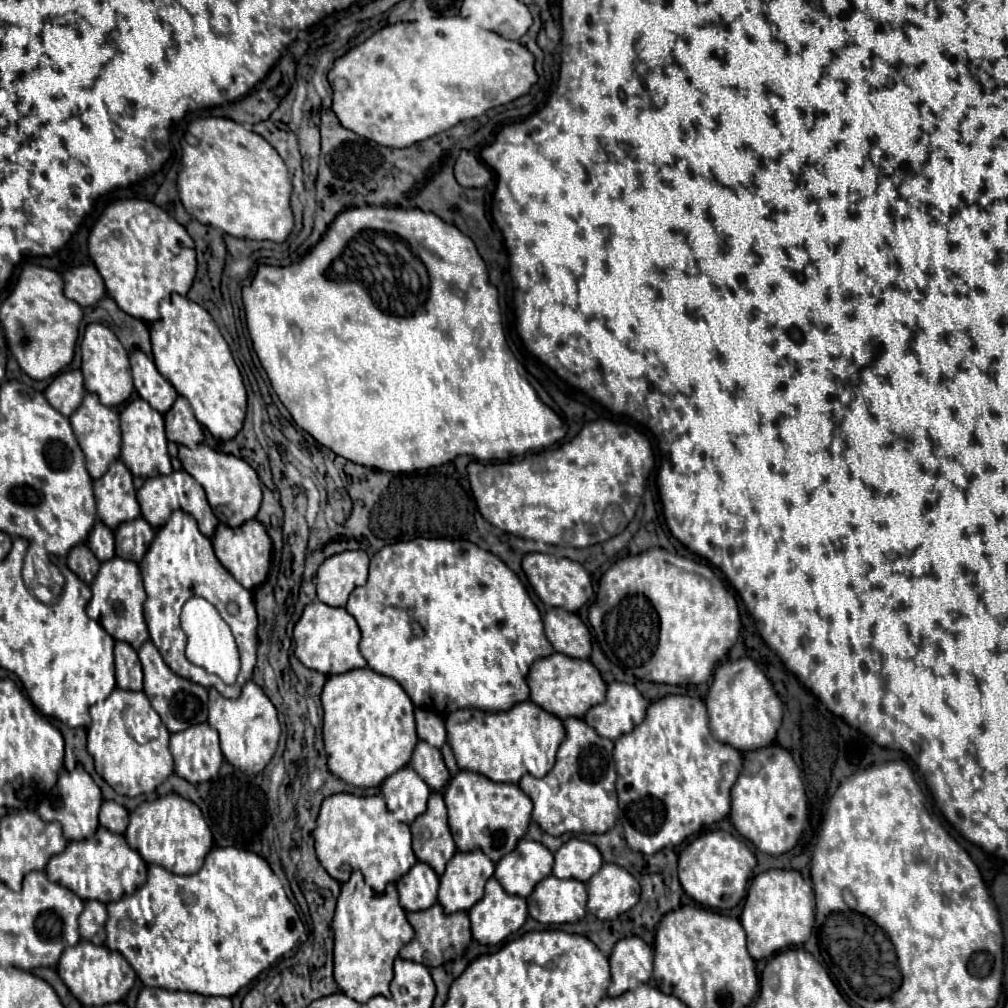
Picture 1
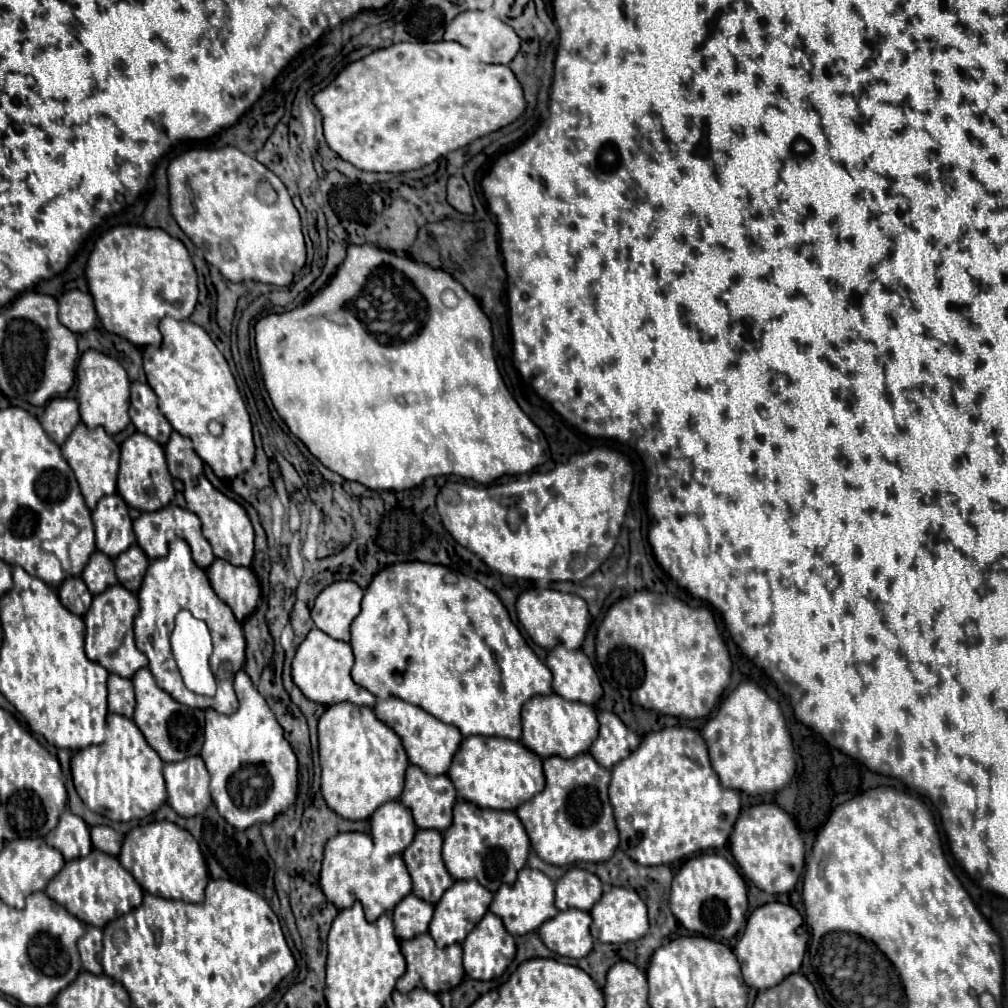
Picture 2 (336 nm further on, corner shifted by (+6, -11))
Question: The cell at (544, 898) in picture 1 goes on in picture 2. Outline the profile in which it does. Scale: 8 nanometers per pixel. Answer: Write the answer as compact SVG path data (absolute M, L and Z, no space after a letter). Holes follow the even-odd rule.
M582 910L558 912L538 930L542 942L564 958L584 958L592 950L592 918Z

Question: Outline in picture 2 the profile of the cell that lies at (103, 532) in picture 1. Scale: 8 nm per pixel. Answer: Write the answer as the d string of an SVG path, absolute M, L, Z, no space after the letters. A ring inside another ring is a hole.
M102 552L92 554L92 558L88 560L88 564L86 564L84 572L82 572L82 578L84 578L88 590L94 596L104 592L108 586L118 584L116 574L114 574L114 562Z

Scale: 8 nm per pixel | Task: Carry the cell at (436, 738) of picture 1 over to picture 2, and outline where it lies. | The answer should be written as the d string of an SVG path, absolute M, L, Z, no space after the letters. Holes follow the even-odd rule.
M388 696L386 700L376 702L374 714L378 720L382 720L388 728L392 728L400 736L410 764L420 766L426 774L432 774L432 776L448 772L448 766L452 764L452 754L456 754L456 746L460 746L460 742L464 740L464 736L456 726L444 724L438 718L424 712L422 708L412 706L396 696Z

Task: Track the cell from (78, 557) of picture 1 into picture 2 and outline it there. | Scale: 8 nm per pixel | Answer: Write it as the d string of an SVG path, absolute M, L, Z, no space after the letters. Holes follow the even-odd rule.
M80 576L66 578L62 582L62 586L58 588L58 598L64 608L68 608L72 614L78 614L78 616L84 616L92 602L92 594L88 592L88 588Z

